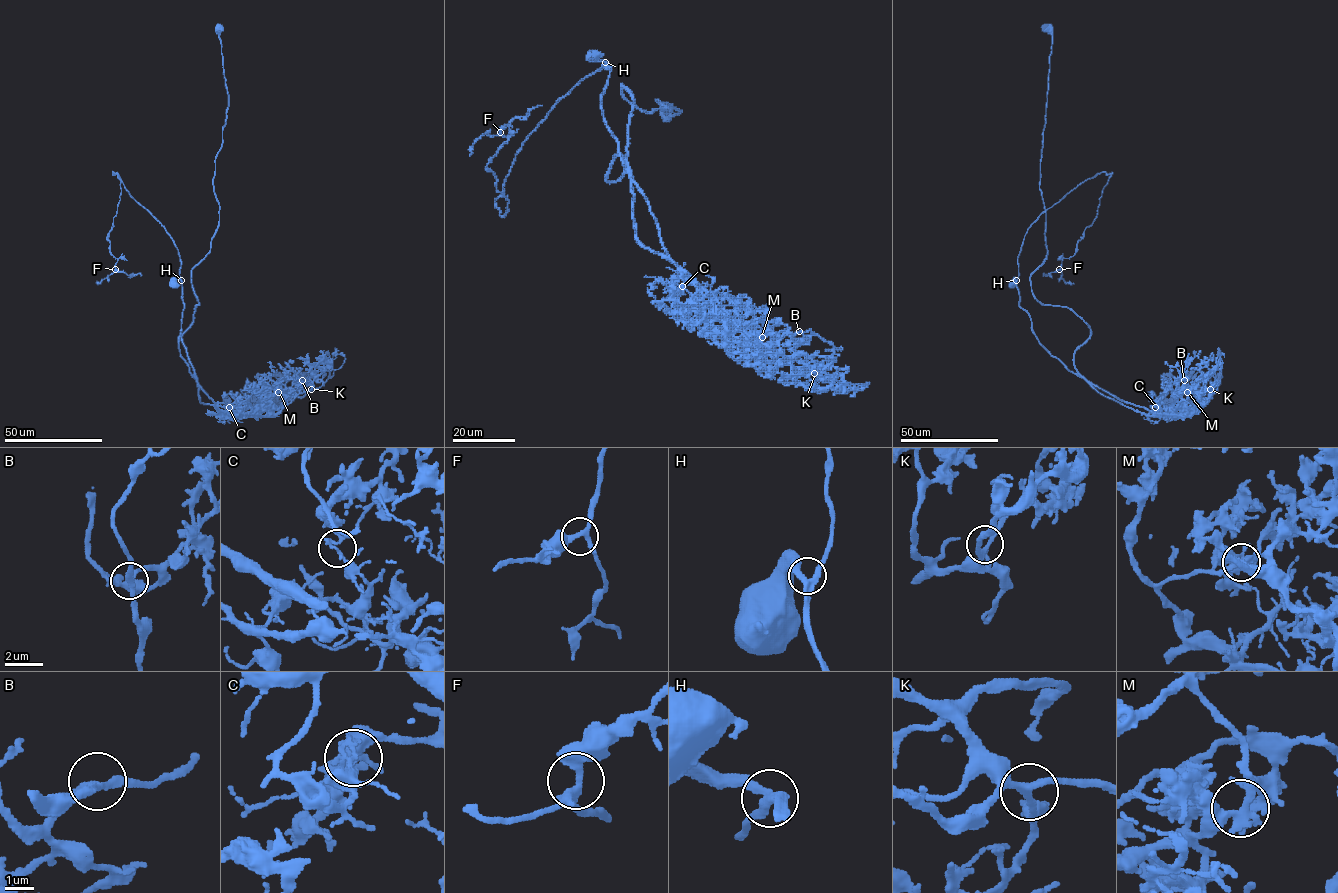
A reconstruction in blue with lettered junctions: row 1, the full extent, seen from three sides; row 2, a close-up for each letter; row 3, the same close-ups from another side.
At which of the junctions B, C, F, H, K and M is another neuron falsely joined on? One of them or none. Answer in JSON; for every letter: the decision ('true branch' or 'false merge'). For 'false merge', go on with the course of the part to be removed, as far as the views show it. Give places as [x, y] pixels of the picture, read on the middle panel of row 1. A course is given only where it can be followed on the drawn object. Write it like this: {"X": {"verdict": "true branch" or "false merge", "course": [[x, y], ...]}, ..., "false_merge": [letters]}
{"B": {"verdict": "true branch"}, "C": {"verdict": "false merge", "course": [[682, 286], [604, 118], [606, 62], [523, 143], [501, 216], [486, 167], [501, 130], [541, 106]]}, "F": {"verdict": "true branch"}, "H": {"verdict": "true branch"}, "K": {"verdict": "true branch"}, "M": {"verdict": "true branch"}, "false_merge": ["C"]}

